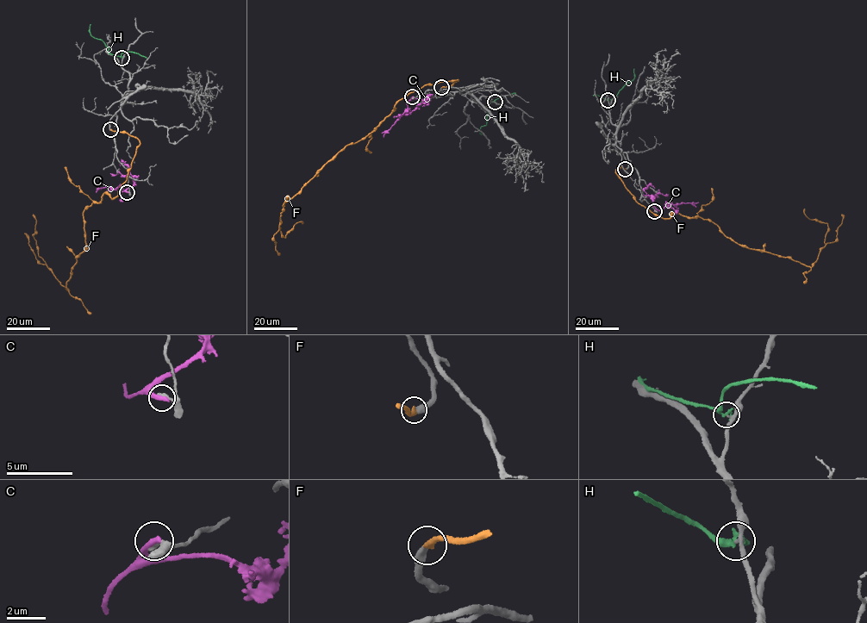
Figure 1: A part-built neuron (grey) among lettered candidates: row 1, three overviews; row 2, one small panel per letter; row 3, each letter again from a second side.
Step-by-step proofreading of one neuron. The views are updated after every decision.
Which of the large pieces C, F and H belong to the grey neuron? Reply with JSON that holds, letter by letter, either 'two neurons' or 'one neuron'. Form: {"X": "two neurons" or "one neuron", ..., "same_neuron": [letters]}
{"C": "two neurons", "F": "two neurons", "H": "two neurons", "same_neuron": []}

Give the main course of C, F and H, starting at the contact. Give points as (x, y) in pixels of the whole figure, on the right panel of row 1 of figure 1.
C: (654, 211), (670, 203), (675, 206), (698, 202)
F: (625, 169), (616, 174), (627, 190), (660, 217), (698, 216), (742, 246), (811, 266), (828, 227), (804, 208)
H: (608, 100), (611, 100), (633, 79), (633, 68)

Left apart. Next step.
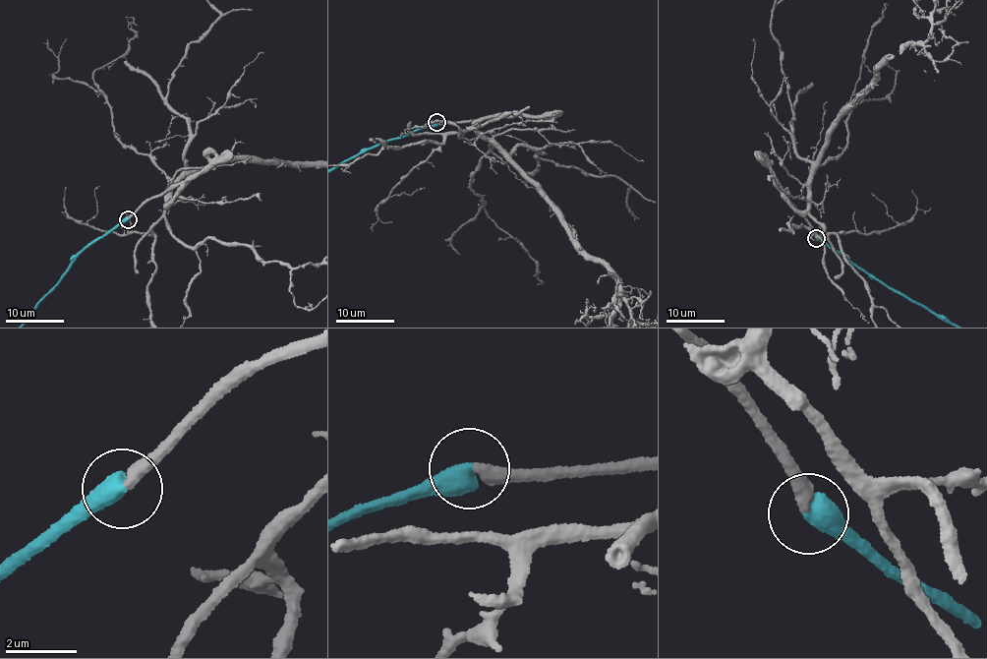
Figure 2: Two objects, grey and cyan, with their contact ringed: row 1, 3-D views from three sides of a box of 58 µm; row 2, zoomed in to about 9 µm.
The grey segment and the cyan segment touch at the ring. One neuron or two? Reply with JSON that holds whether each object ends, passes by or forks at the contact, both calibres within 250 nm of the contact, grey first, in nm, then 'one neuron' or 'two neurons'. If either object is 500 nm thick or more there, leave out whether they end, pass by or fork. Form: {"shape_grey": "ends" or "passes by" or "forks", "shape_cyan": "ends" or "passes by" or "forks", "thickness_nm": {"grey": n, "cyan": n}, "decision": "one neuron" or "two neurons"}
{"thickness_nm": {"grey": 380, "cyan": 550}, "decision": "one neuron"}

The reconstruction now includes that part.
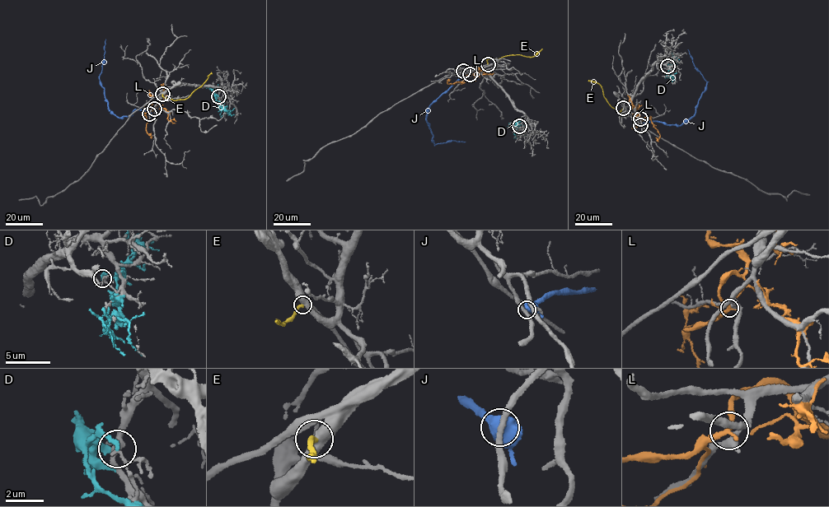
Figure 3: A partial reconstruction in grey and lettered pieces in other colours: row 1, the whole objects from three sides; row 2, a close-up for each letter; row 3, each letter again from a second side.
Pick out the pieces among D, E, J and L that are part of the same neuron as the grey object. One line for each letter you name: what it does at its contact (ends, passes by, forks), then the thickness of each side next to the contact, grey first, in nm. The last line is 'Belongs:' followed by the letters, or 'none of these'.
Belongs: none of these

